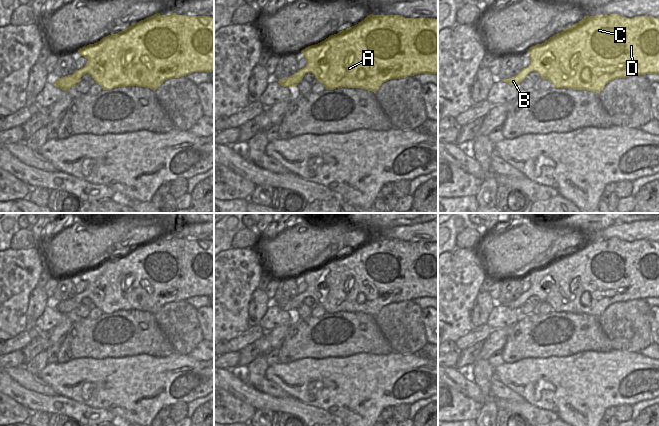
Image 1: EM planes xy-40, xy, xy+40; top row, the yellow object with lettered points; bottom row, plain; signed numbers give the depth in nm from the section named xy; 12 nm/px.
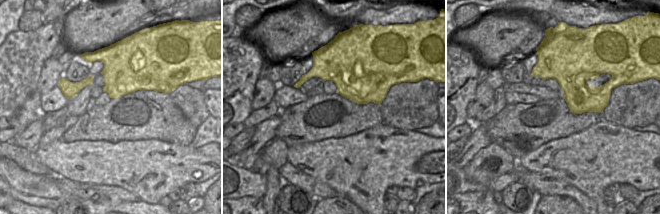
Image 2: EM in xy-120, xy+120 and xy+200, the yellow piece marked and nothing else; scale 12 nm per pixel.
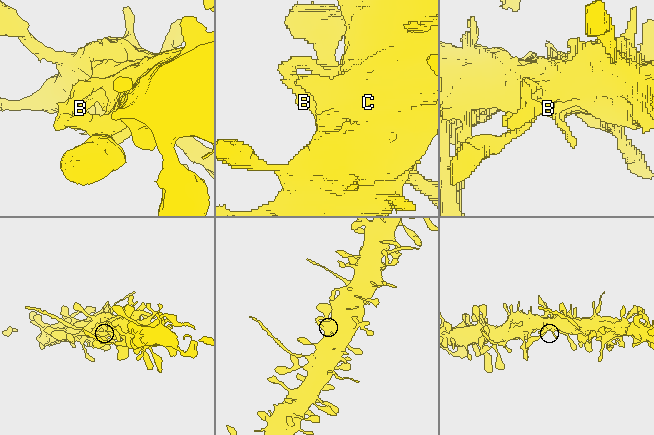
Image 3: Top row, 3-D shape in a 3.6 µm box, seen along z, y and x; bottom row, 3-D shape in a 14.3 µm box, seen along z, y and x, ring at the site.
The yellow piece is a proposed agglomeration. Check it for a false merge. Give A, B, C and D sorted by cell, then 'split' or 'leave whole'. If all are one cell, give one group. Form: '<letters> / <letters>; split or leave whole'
A B C D; leave whole

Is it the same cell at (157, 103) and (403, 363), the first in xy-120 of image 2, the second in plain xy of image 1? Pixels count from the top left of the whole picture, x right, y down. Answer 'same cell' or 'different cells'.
different cells

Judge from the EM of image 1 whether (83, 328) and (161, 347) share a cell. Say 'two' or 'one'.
one

